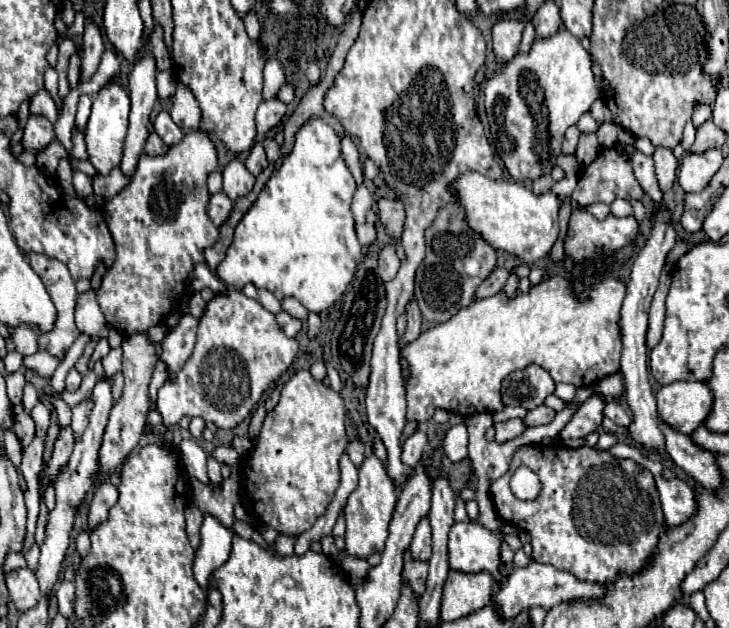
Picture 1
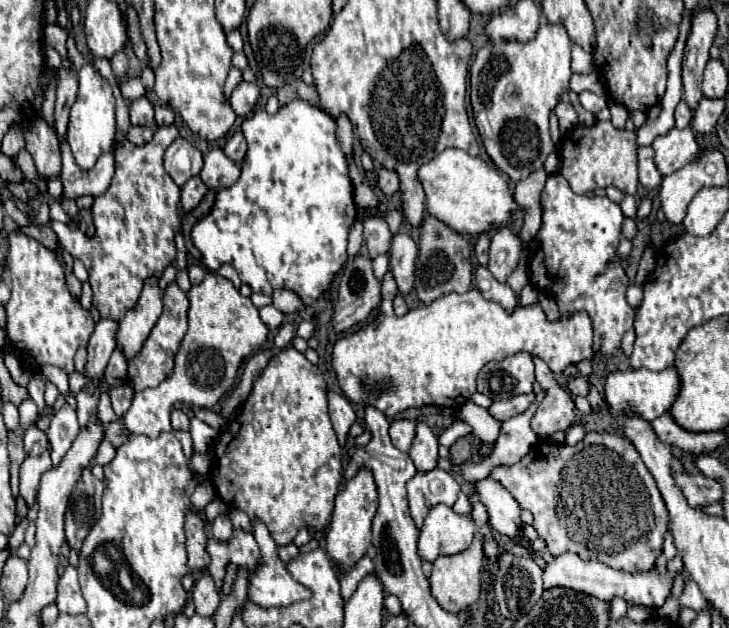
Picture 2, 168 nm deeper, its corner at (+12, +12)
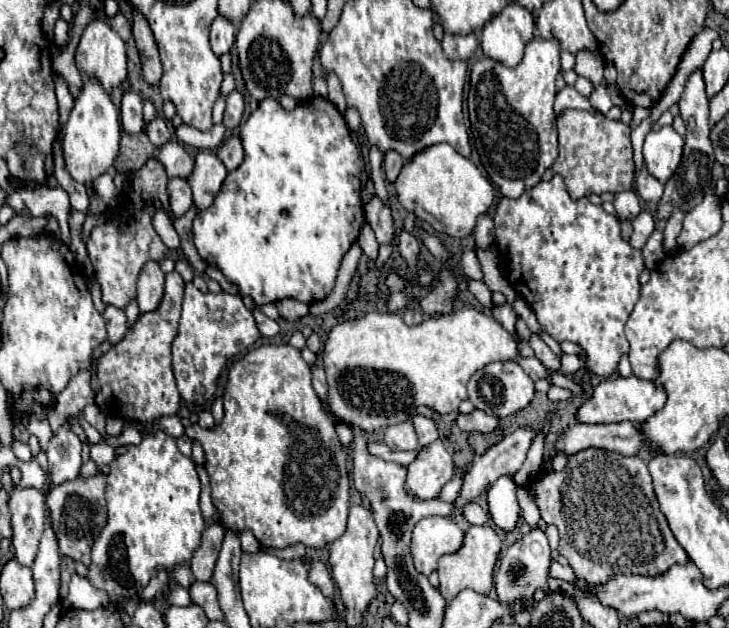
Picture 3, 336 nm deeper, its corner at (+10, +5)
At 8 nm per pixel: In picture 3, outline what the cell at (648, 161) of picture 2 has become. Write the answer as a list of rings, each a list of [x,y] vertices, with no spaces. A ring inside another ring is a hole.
[[[642,167],[640,175],[638,175],[638,181],[636,181],[636,189],[638,189],[638,195],[644,199],[644,201],[660,201],[662,197],[662,191],[664,191],[664,185],[654,179],[646,167]]]

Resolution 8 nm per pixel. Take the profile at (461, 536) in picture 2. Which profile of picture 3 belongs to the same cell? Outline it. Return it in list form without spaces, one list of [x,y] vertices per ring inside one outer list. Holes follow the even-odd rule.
[[[434,515],[418,521],[412,529],[410,541],[410,553],[416,571],[428,577],[436,569],[442,555],[454,553],[458,547],[462,547],[462,539],[462,527],[448,517]]]

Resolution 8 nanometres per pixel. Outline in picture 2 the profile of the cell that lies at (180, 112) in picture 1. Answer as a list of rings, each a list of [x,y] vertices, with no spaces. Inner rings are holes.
[[[158,104],[156,106],[156,126],[164,126],[172,122],[174,122],[174,110],[166,104]]]

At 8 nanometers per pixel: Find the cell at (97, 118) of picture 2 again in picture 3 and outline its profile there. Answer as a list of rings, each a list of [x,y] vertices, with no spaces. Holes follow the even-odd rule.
[[[88,79],[82,87],[82,93],[74,101],[74,109],[68,117],[62,139],[62,155],[66,171],[74,181],[90,183],[92,179],[112,169],[112,163],[118,155],[118,143],[120,143],[118,109],[114,107],[106,91],[102,91],[102,87],[94,83],[94,79]]]

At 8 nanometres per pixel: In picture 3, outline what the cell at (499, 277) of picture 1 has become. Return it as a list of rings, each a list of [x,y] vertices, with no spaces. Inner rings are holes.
[[[488,213],[478,217],[476,229],[474,229],[474,239],[476,239],[476,245],[480,249],[486,249],[494,243],[494,223],[492,223],[492,217]]]

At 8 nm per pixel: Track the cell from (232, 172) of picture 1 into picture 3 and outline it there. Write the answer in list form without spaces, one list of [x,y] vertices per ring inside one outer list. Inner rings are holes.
[[[198,151],[194,155],[194,169],[186,181],[190,183],[194,207],[198,209],[198,213],[204,211],[206,207],[210,207],[210,203],[214,201],[214,197],[218,195],[218,191],[226,179],[226,175],[228,175],[228,171],[226,171],[224,163],[212,151]]]

